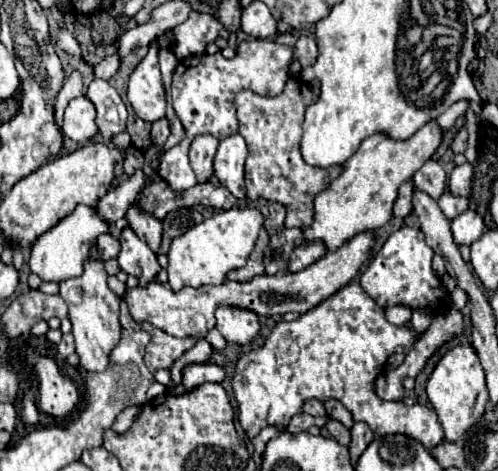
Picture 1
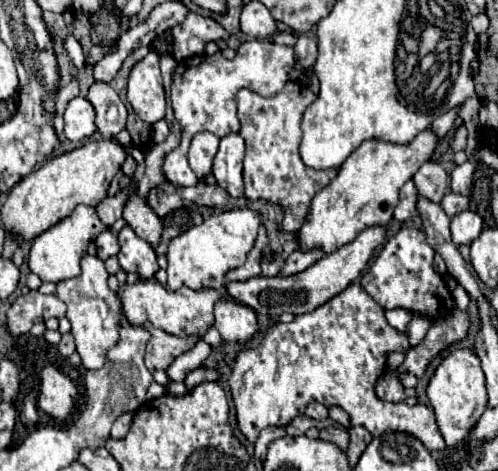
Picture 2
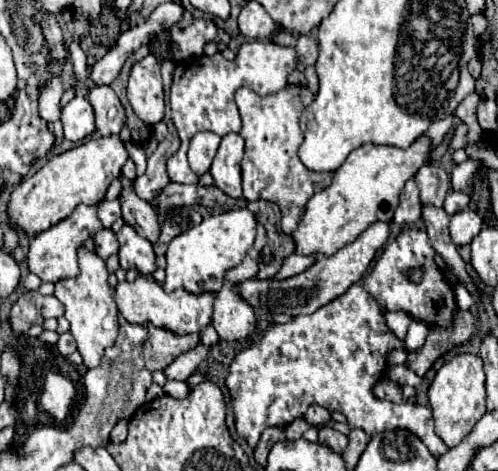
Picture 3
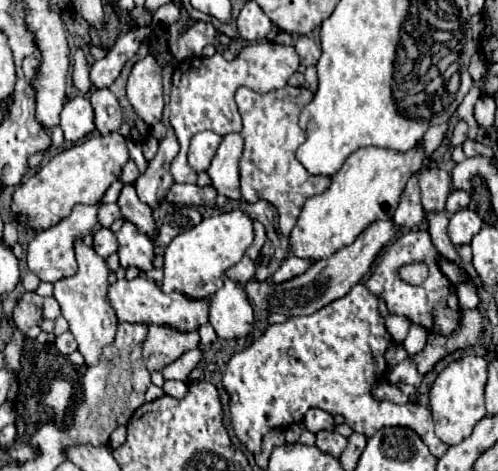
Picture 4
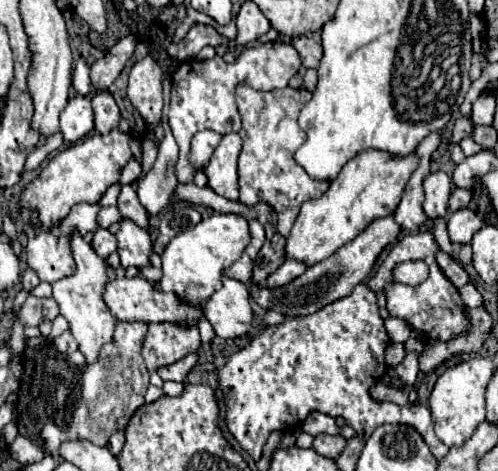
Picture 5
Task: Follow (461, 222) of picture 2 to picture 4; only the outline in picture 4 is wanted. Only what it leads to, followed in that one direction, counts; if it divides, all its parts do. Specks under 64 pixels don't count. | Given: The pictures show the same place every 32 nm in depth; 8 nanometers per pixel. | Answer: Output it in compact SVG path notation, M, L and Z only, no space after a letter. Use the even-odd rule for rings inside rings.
M460 210L450 216L448 224L448 236L456 246L470 244L472 236L482 228L482 220L472 210Z

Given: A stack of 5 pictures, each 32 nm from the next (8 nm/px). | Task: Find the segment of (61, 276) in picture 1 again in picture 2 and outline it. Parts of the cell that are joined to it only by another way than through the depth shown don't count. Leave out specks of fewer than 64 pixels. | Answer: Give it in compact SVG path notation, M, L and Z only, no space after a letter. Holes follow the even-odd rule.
M80 204L68 218L60 220L56 226L50 230L42 232L32 240L30 246L30 256L28 256L28 266L30 270L40 276L42 282L60 282L66 278L74 278L80 274L80 258L86 252L86 246L90 240L96 238L96 234L104 232L106 226L100 222L96 208Z

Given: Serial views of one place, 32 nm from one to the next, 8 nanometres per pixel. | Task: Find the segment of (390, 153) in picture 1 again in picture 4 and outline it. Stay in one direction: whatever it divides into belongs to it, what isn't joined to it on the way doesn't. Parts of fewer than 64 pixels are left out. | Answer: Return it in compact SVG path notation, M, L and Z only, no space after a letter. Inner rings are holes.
M374 146L356 150L332 178L330 188L324 194L306 200L290 234L290 254L310 262L328 258L338 248L352 244L352 240L356 240L356 236L374 220L392 218L408 178L420 168L420 164L422 150L418 146L406 154Z

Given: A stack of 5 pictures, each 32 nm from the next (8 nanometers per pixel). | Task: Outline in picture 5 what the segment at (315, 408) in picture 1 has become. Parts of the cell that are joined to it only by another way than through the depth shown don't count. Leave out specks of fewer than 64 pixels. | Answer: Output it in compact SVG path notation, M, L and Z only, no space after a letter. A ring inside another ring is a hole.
M312 412L312 414L306 418L302 430L304 430L306 434L310 434L310 436L318 436L318 434L340 436L340 428L338 428L338 424L334 422L334 418L326 416L326 414L320 414L320 412Z

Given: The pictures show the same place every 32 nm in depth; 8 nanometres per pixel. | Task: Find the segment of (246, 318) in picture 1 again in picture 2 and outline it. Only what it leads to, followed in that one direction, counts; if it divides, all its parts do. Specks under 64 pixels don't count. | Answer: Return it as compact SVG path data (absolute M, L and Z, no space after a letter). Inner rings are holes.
M224 294L214 306L214 328L220 332L222 340L226 340L226 342L244 342L244 340L252 338L252 334L258 328L256 312L252 308L248 308L246 304L240 304L238 300L232 300L230 294Z

